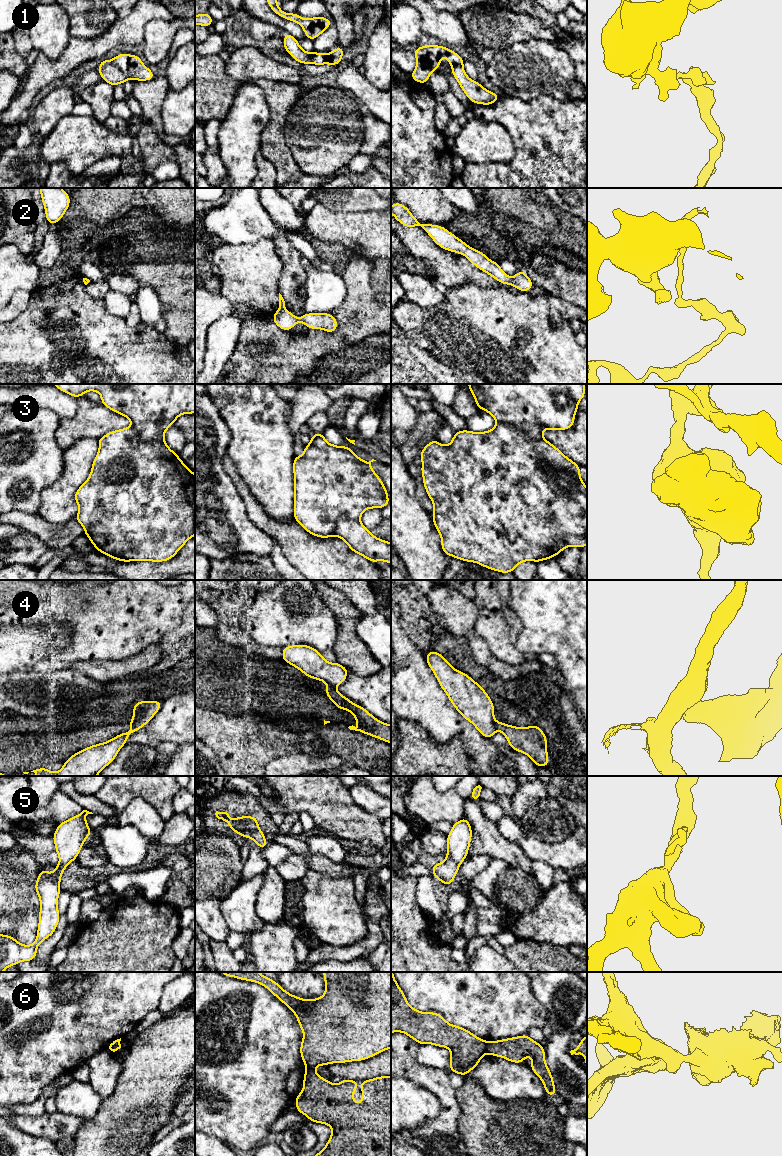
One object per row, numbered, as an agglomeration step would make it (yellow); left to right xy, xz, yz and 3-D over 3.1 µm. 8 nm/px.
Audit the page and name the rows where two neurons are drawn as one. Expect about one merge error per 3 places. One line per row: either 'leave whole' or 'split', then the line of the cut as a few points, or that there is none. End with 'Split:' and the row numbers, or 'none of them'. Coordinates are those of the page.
1: split; cut xy (111, 60), (128, 78)
2: split; cut yz (512, 278), (510, 284)
3: split; cut yz (497, 421), (512, 423), (529, 438), (542, 438)
4: split; cut xz (327, 683), (333, 687)
5: leave whole; cut none
6: split; cut yz (485, 1042), (486, 1052)
Split: 1, 2, 3, 4, 6

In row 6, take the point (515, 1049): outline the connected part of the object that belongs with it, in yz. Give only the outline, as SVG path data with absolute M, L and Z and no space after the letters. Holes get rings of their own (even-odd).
M527 1034L486 1042L486 1053L504 1058L512 1063L522 1063L526 1056L533 1059L530 1069L541 1079L546 1095L554 1096L557 1090L553 1076L545 1061L544 1046L531 1039Z

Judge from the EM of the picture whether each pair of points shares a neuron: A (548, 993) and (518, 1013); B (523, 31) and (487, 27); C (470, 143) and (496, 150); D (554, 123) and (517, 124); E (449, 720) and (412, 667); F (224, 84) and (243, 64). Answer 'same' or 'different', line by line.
A: different
B: same
C: same
D: same
E: same
F: different

